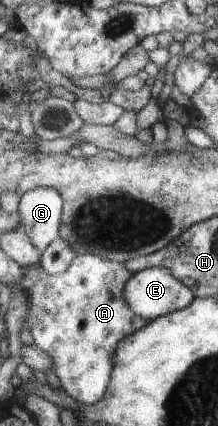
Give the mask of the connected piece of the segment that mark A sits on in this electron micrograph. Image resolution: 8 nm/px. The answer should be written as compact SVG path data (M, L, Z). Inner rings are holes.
M84 253L75 257L65 273L49 275L41 264L20 265L22 276L21 289L27 301L27 318L31 328L33 342L49 354L53 361L53 371L59 379L62 389L76 402L95 405L107 397L113 367L115 351L125 340L137 331L135 313L125 301L125 283L132 273L125 269L125 263L105 259L96 253Z

